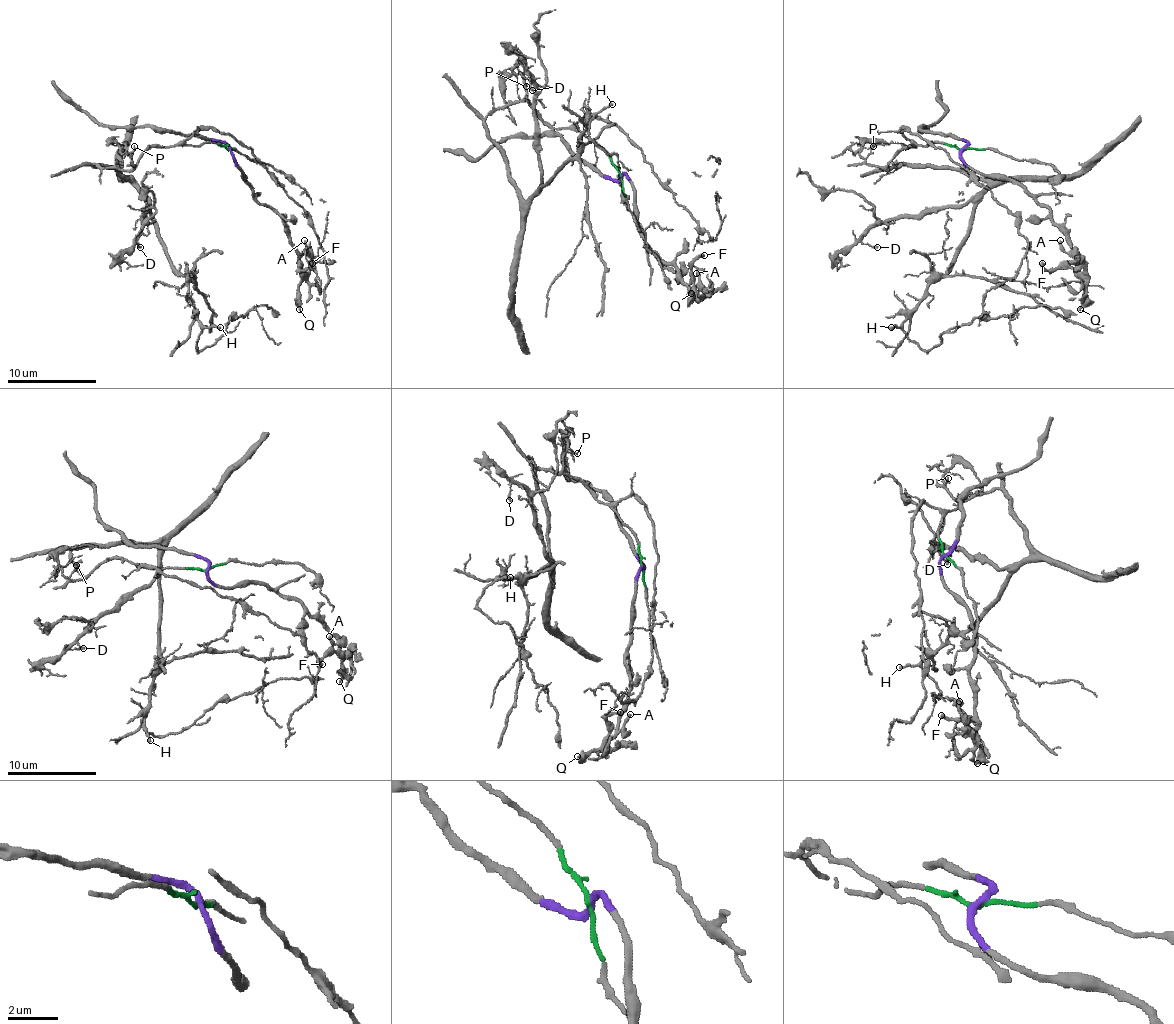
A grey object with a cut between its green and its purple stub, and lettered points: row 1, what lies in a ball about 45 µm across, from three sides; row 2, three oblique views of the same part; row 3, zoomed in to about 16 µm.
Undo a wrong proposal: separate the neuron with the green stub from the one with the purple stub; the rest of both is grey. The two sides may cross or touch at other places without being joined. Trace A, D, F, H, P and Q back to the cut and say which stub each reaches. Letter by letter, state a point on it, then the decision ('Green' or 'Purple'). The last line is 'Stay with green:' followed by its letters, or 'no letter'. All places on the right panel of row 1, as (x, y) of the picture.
A: Place: (1060, 240). Purple
D: Place: (877, 247). Green
F: Place: (1042, 263). Purple
H: Place: (891, 327). Green
P: Place: (873, 146). Green
Q: Place: (1080, 309). Purple
Stay with green: D, H, P

